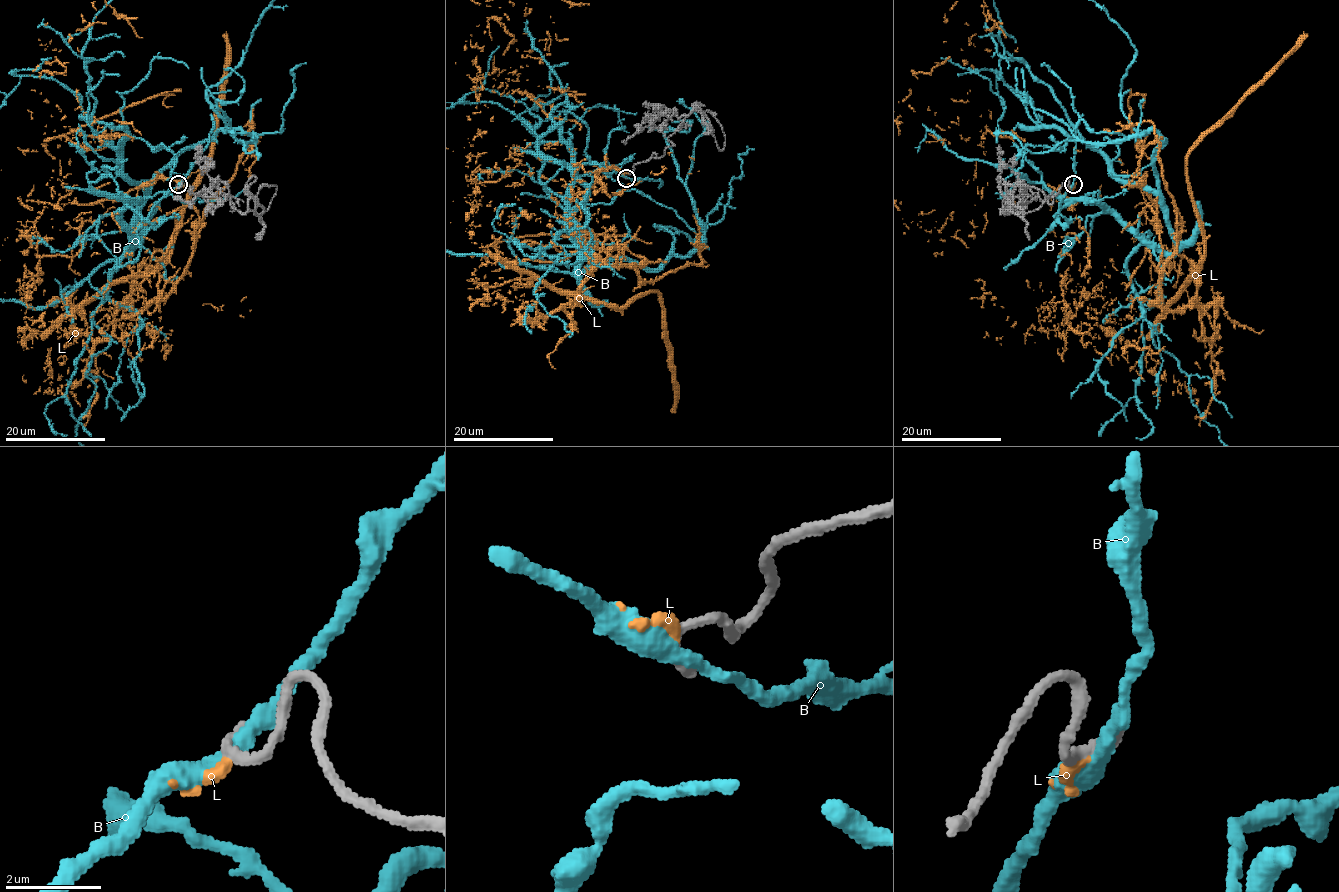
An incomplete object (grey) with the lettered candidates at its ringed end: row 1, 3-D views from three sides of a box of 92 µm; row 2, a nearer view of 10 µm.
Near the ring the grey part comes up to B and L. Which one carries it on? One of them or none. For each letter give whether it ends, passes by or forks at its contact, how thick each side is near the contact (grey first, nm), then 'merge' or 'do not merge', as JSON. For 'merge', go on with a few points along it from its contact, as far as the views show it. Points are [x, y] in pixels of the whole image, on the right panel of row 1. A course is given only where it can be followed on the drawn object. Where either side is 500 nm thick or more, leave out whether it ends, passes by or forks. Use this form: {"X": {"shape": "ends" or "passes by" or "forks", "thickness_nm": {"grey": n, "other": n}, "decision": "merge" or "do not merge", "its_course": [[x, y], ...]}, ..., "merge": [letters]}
{"B": {"shape": "passes by", "thickness_nm": {"grey": 240, "other": 340}, "decision": "do not merge"}, "L": {"shape": "ends", "thickness_nm": {"grey": 280, "other": 240}, "decision": "do not merge"}, "merge": []}

